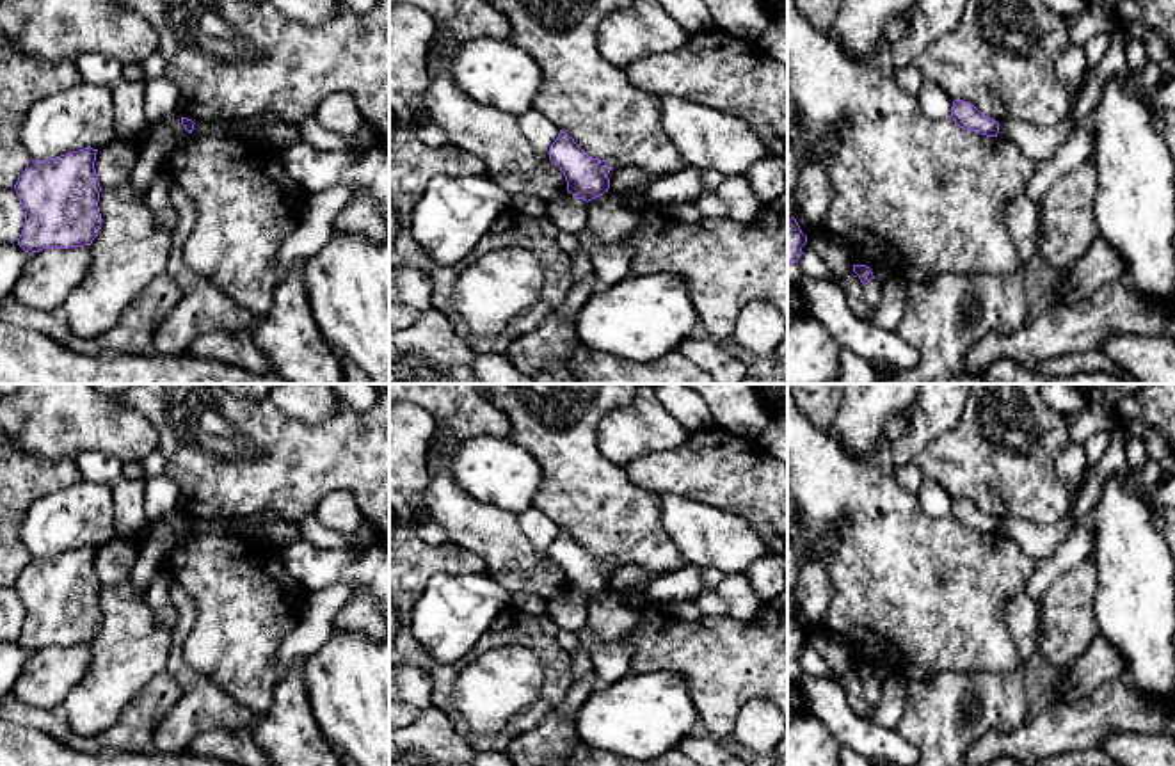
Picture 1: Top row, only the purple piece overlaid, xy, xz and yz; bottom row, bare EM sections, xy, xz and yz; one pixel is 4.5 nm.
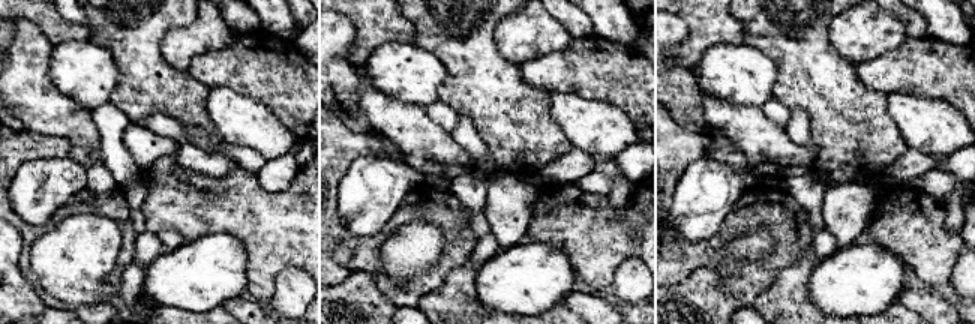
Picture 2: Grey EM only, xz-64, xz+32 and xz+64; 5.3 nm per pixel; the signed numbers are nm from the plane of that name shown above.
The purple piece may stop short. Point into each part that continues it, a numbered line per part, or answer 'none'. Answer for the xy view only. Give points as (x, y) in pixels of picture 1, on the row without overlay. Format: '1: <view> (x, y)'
none

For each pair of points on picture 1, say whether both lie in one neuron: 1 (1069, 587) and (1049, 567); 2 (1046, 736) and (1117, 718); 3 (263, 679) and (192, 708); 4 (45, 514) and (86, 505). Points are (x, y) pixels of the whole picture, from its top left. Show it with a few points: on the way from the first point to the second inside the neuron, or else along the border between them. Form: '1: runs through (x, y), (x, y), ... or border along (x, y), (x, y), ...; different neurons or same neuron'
1: border along (1090, 553), (1062, 573), (1037, 599); different neurons
2: runs through (1063, 727), (1099, 718); same neuron
3: border along (194, 669), (256, 717); different neurons
4: runs through (55, 514), (75, 514); same neuron

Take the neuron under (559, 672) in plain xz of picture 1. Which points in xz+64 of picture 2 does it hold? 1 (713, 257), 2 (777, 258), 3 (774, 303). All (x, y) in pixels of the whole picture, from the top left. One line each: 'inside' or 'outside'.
1: inside
2: inside
3: outside

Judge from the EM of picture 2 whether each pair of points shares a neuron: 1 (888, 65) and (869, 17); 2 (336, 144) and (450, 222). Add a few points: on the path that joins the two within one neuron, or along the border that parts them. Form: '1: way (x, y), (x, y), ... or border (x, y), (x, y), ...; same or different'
1: border (908, 38), (897, 47), (888, 48), (857, 65); different
2: way (335, 192), (335, 224), (356, 243), (402, 216); same

